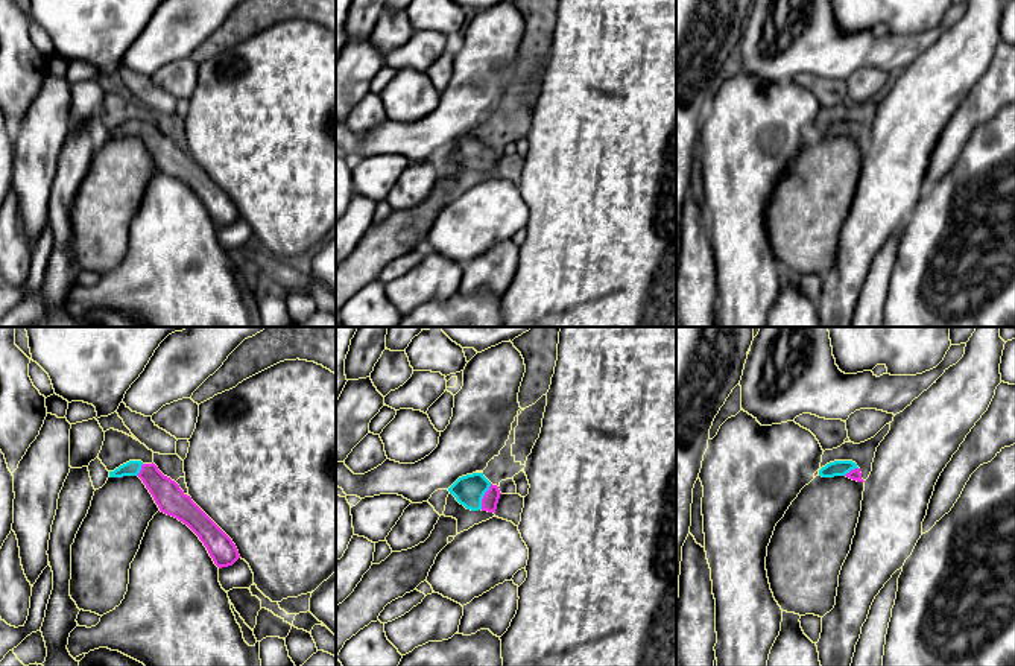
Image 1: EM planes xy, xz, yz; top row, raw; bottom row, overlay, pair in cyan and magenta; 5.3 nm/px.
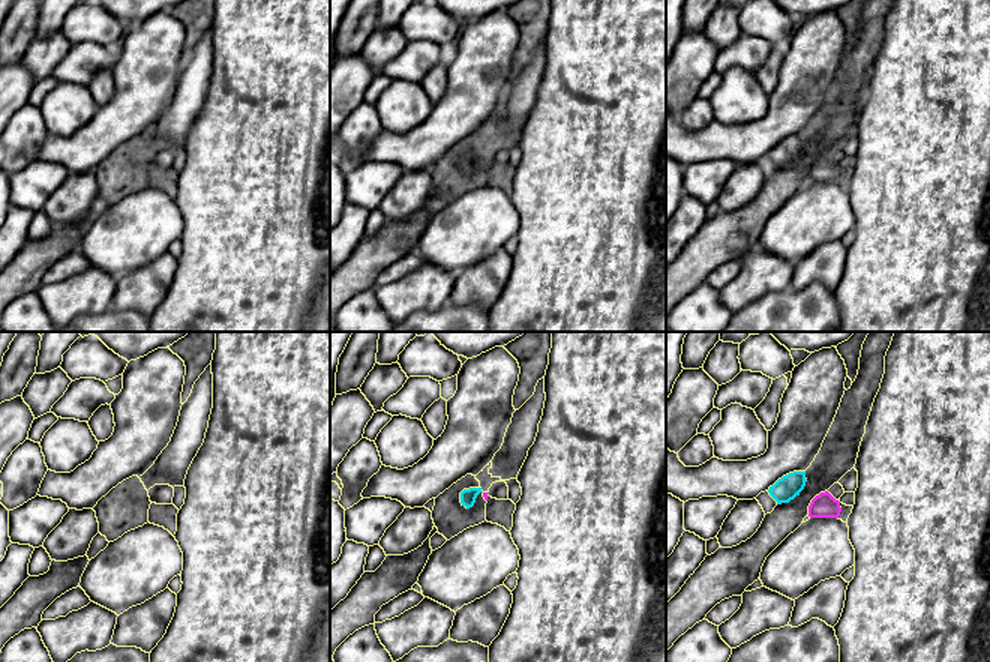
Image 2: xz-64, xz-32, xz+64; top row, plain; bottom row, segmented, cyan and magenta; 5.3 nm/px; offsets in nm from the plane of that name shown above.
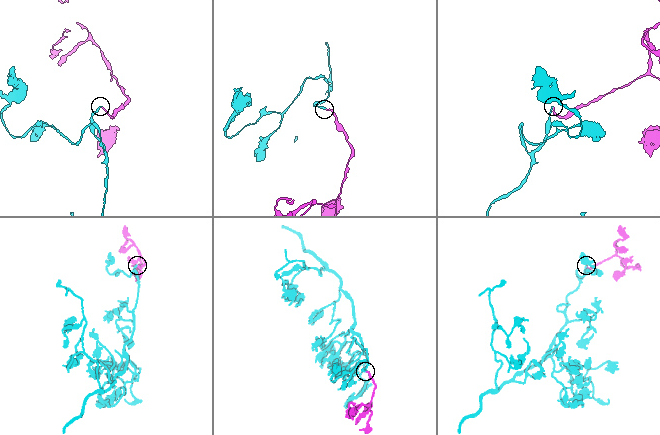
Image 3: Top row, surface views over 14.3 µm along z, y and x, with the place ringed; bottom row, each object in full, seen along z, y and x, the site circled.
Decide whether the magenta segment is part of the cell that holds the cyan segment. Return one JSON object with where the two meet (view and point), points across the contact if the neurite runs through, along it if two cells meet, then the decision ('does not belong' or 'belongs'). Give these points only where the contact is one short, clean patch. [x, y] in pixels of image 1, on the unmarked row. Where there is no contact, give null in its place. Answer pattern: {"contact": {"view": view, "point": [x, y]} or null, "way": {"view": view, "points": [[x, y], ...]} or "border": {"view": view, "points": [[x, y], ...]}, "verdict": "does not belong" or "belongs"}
{"contact": {"view": "xz", "point": [483, 154]}, "way": {"view": "xz", "points": [[468, 149], [483, 154], [490, 160]]}, "verdict": "belongs"}

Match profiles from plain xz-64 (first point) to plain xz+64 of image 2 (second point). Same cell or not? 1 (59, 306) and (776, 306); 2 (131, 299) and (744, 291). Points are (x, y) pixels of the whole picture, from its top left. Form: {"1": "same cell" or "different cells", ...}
{"1": "different cells", "2": "different cells"}

